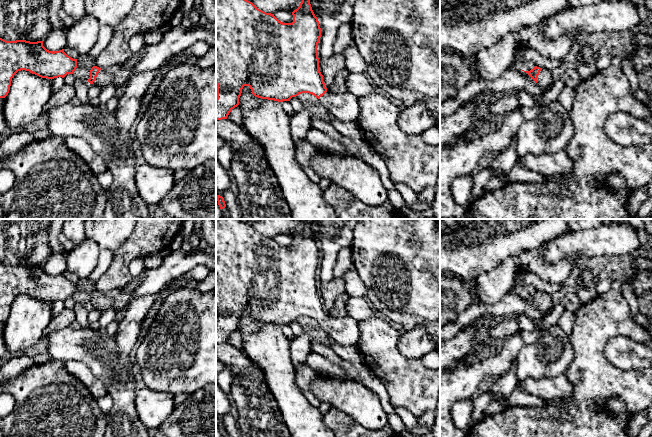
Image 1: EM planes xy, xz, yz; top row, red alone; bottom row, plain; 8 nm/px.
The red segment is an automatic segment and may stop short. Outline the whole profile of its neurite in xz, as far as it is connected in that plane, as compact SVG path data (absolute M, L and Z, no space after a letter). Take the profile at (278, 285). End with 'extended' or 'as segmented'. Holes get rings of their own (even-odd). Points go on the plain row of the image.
M216 219L216 344L227 343L231 334L239 329L243 311L249 310L255 321L278 326L290 325L299 318L309 317L340 345L357 345L360 338L358 321L349 316L332 317L325 311L317 275L321 252L310 228L311 219L301 220L299 231L292 236L293 246L283 247L274 238L258 233L239 219Z | extended

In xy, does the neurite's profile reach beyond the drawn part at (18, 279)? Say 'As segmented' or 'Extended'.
As segmented

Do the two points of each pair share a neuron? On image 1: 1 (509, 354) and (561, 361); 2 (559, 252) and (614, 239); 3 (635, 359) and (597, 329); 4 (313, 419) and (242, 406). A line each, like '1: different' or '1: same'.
1: different
2: same
3: different
4: different

